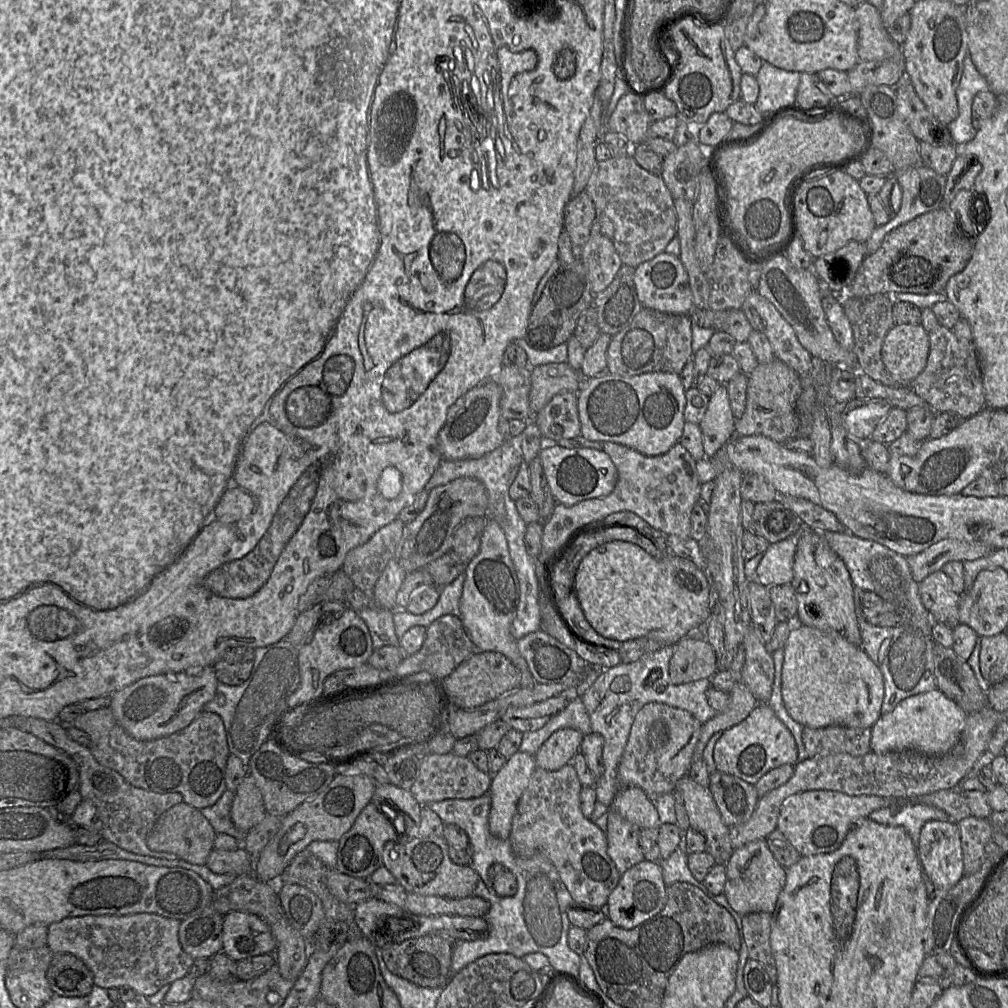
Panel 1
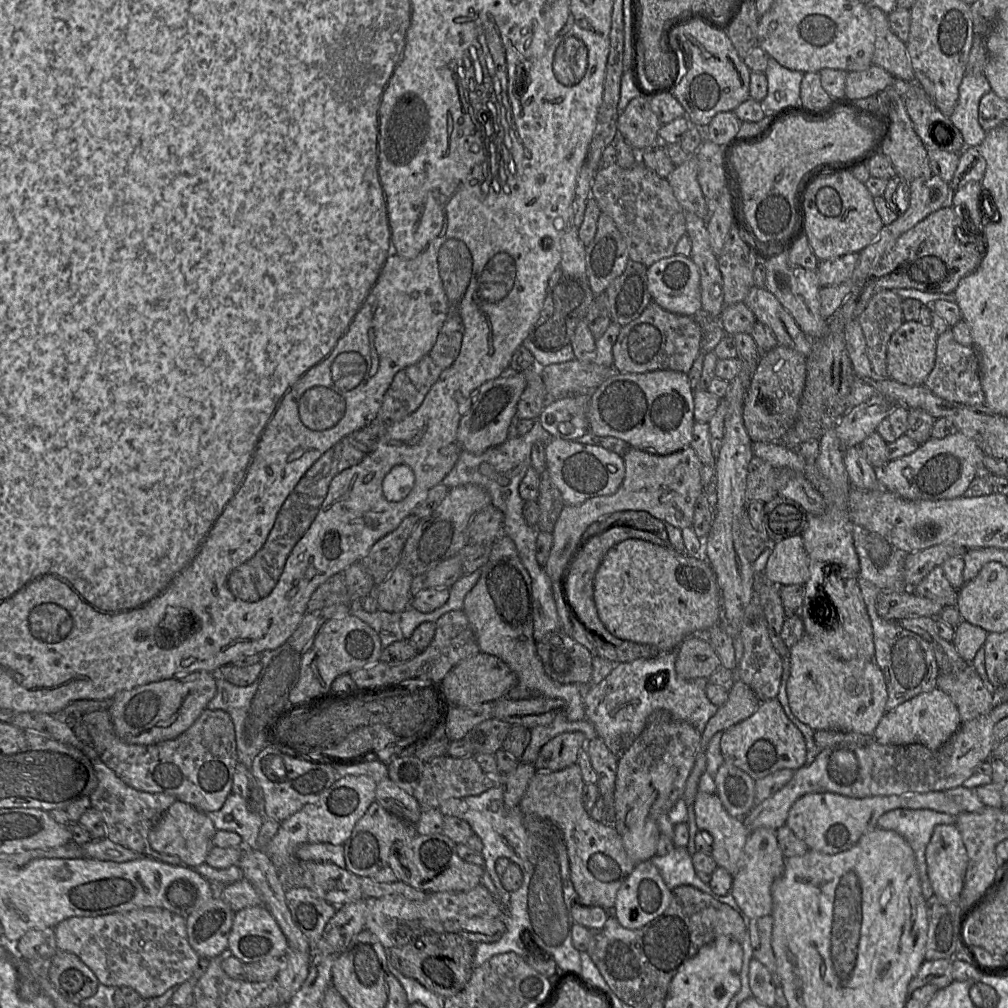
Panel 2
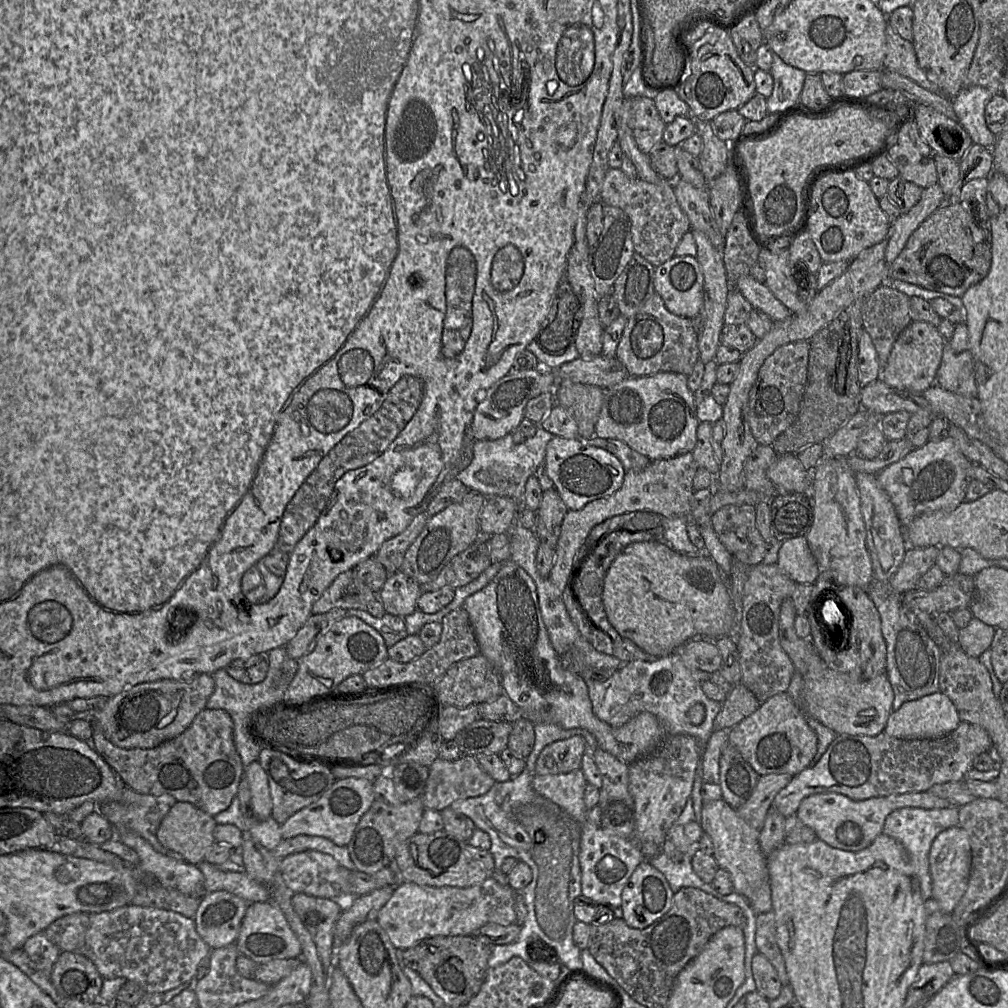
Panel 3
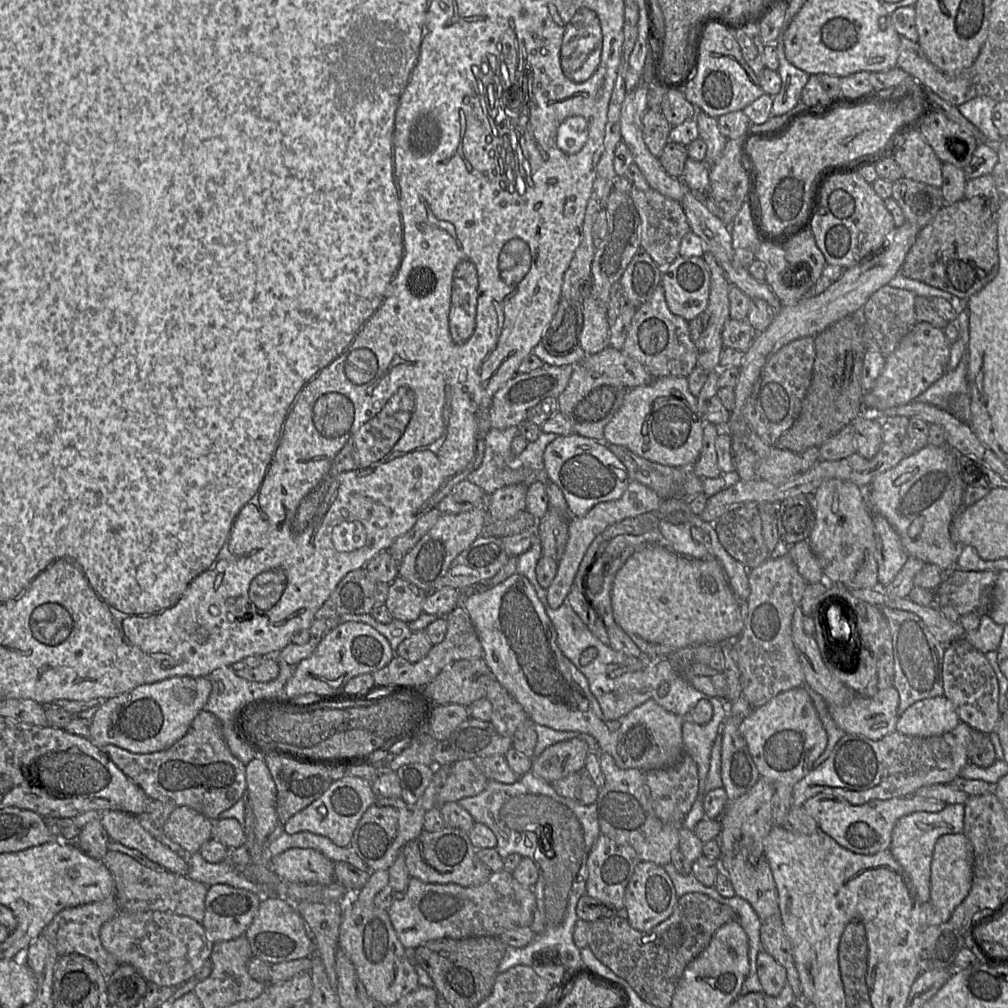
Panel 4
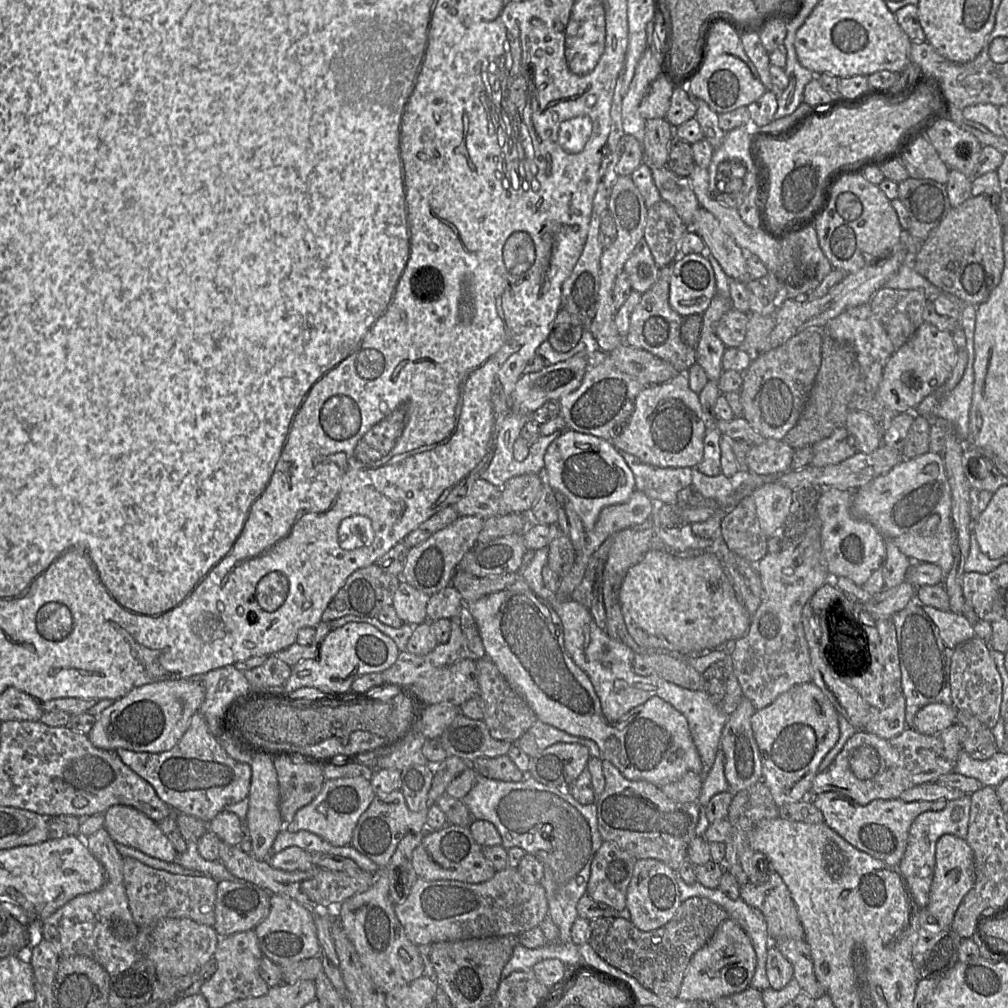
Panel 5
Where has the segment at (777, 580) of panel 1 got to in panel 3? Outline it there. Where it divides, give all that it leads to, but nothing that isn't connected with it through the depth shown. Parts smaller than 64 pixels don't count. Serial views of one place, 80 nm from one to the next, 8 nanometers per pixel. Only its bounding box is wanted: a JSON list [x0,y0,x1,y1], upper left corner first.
[776,536,821,584]

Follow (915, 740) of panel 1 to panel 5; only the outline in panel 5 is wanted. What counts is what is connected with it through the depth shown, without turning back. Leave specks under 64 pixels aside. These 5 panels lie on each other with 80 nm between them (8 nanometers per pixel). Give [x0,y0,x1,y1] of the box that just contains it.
[912,703,957,735]

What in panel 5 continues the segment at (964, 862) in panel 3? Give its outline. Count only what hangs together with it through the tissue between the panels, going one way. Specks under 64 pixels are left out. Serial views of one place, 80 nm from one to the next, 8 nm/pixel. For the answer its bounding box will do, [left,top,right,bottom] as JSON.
[927,835,975,930]

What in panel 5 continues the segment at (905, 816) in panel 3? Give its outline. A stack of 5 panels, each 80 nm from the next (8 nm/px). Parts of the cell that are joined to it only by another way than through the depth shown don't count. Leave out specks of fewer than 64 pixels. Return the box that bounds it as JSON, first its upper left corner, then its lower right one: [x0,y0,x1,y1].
[899,794,971,908]

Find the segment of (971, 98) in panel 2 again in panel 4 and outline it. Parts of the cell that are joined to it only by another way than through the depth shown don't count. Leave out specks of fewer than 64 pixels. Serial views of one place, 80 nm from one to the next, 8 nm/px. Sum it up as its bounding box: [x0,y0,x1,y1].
[957,96,1001,144]

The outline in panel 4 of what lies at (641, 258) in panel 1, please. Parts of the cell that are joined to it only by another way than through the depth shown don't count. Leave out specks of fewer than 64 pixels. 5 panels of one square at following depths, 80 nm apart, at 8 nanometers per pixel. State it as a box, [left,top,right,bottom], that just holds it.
[613,176,690,267]

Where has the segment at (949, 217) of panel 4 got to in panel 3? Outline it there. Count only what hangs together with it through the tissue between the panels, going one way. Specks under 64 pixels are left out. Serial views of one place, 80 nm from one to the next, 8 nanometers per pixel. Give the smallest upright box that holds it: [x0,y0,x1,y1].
[888,197,992,298]

